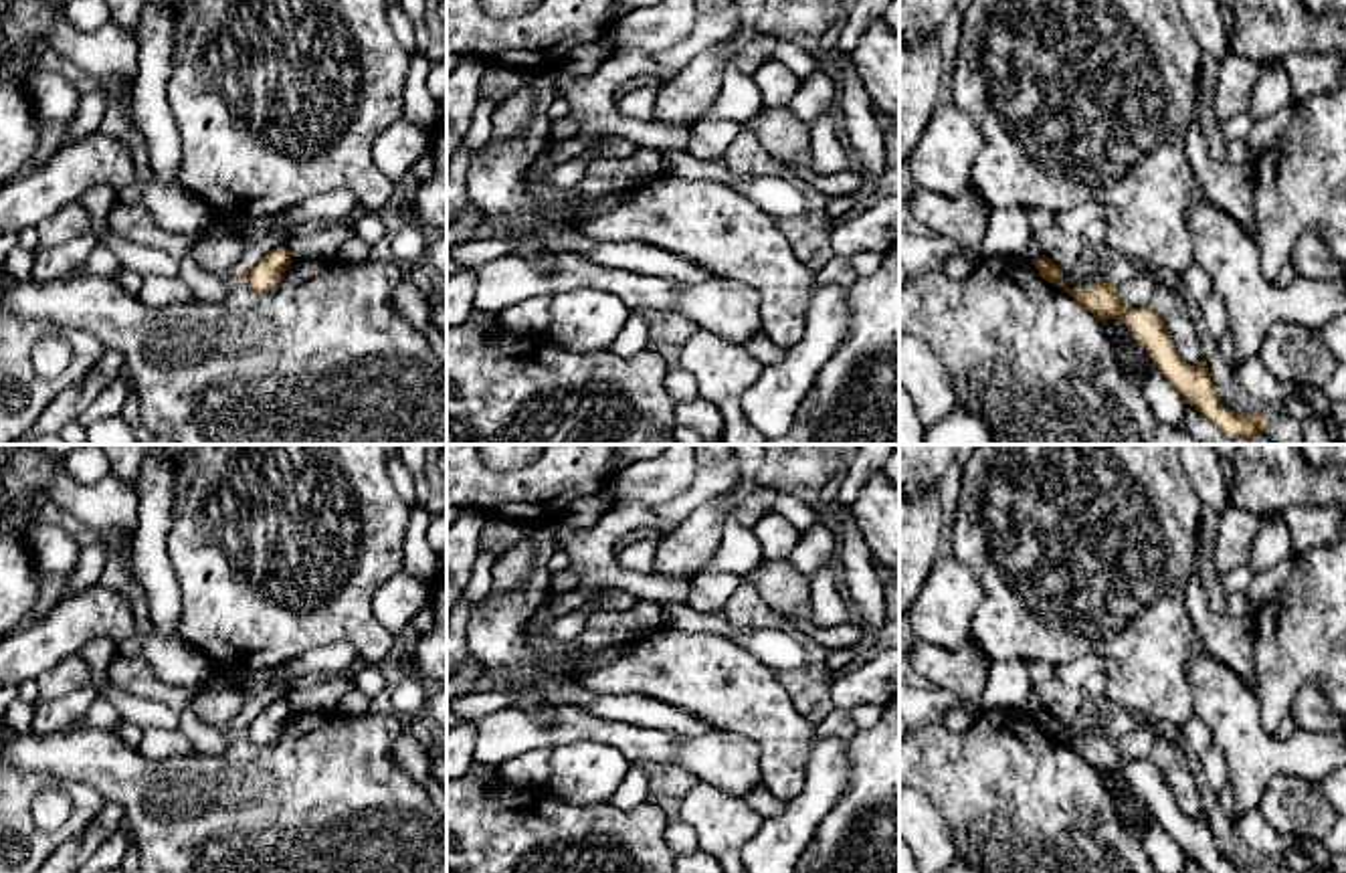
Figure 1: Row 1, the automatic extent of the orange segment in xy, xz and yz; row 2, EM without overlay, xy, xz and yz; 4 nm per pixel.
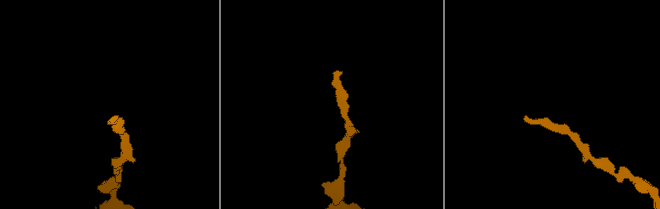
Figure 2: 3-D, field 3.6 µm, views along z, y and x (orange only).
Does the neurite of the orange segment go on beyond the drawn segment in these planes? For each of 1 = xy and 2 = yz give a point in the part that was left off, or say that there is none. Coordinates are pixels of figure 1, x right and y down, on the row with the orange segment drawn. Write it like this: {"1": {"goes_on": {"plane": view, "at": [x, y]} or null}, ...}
{"1": {"goes_on": null}, "2": {"goes_on": null}}

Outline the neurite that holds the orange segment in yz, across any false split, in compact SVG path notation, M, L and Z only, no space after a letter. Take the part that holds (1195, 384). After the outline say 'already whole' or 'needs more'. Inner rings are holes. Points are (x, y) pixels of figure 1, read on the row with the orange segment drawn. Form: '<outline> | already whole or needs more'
M1041 257L1031 263L1045 281L1069 293L1099 321L1120 319L1134 340L1146 348L1154 366L1180 392L1184 402L1215 422L1227 436L1253 441L1259 432L1267 430L1267 416L1261 416L1257 410L1239 414L1221 402L1207 362L1203 360L1198 366L1190 366L1180 358L1160 313L1150 307L1132 309L1124 305L1118 295L1118 285L1114 283L1065 289L1063 273L1051 259Z | already whole

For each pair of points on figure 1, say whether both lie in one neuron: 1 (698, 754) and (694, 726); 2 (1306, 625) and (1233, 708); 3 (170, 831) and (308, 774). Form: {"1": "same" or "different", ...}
{"1": "different", "2": "different", "3": "same"}

